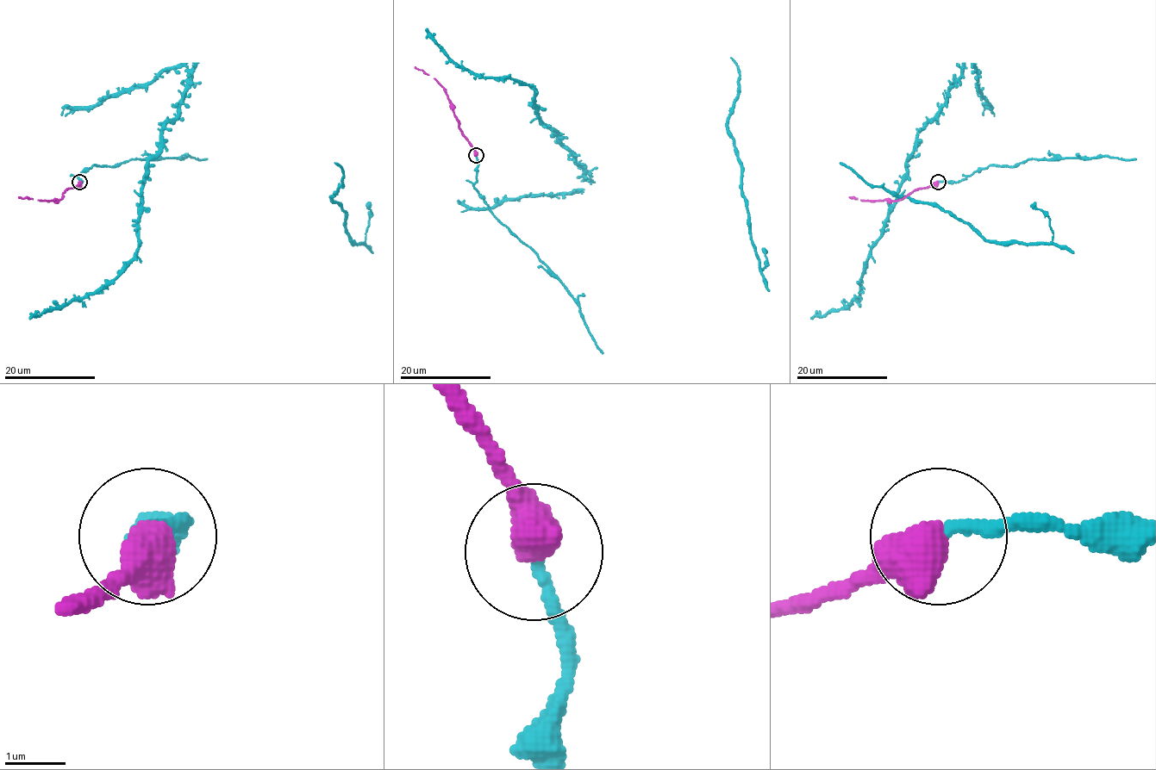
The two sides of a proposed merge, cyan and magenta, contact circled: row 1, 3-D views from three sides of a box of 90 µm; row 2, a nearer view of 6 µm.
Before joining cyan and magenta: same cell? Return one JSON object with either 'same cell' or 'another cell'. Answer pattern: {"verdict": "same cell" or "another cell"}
{"verdict": "same cell"}

